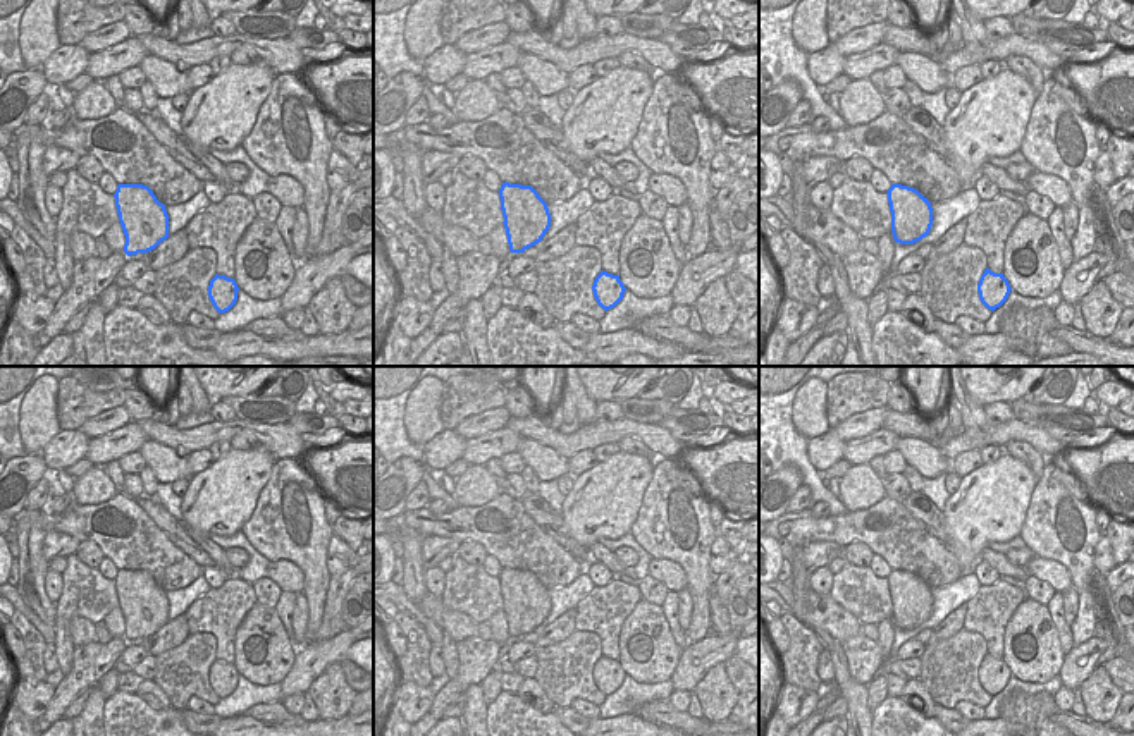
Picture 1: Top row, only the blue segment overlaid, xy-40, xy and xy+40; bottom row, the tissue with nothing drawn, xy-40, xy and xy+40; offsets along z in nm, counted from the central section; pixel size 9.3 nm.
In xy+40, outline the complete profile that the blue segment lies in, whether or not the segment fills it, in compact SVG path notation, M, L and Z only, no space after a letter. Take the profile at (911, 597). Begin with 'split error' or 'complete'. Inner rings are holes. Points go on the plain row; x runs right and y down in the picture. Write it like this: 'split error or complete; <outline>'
complete; M891 569L886 580L895 628L914 629L926 623L933 610L931 586L917 574L902 569Z

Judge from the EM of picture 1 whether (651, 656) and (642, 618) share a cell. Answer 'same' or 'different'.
same

